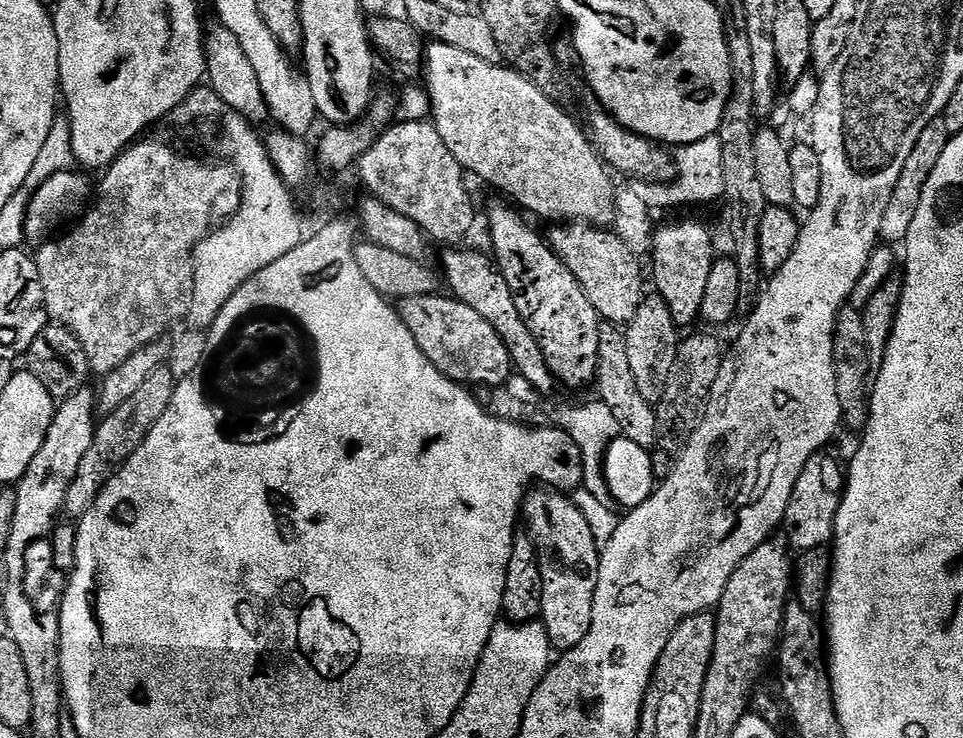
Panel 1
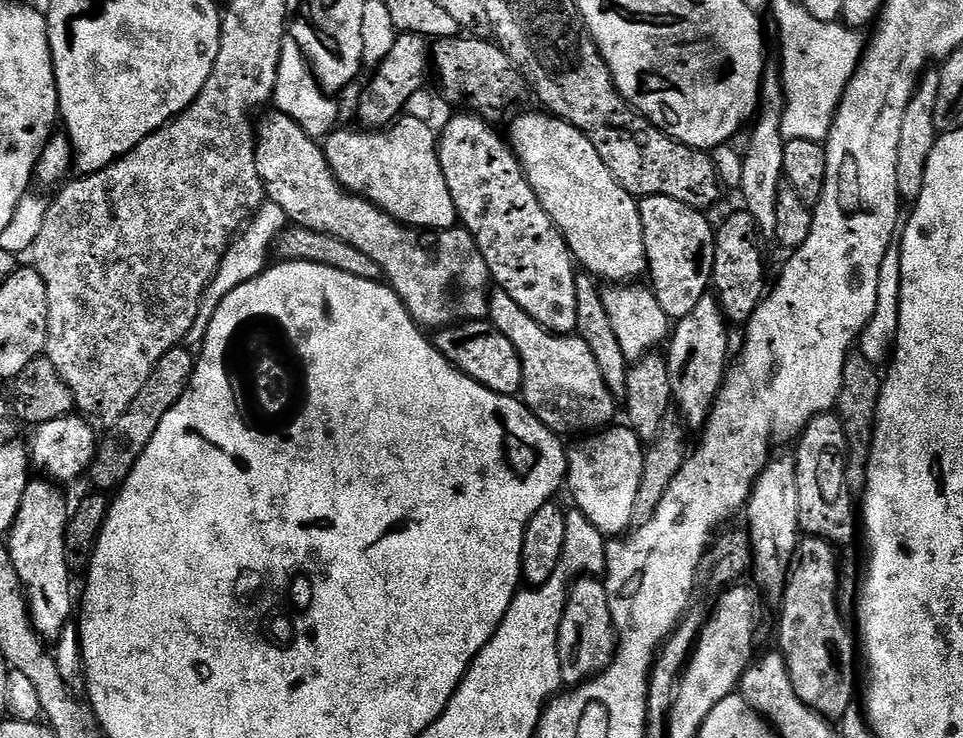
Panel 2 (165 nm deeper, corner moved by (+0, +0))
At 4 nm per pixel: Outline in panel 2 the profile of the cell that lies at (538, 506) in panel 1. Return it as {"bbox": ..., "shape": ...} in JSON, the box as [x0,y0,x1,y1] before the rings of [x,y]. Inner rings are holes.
{"bbox":[558,578,618,686],"shape":[[[581,578],[568,589],[568,601],[562,614],[562,626],[558,626],[558,662],[560,663],[560,678],[565,685],[575,686],[599,676],[608,669],[608,664],[616,657],[618,637],[616,627],[610,614],[608,592],[603,583],[596,578]]]}

